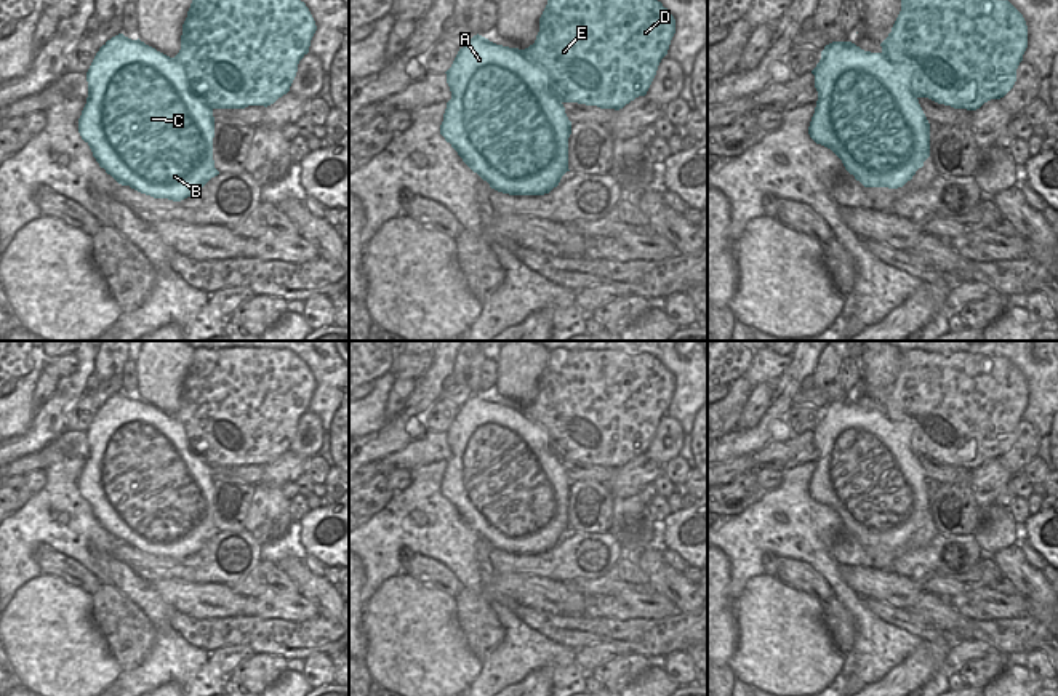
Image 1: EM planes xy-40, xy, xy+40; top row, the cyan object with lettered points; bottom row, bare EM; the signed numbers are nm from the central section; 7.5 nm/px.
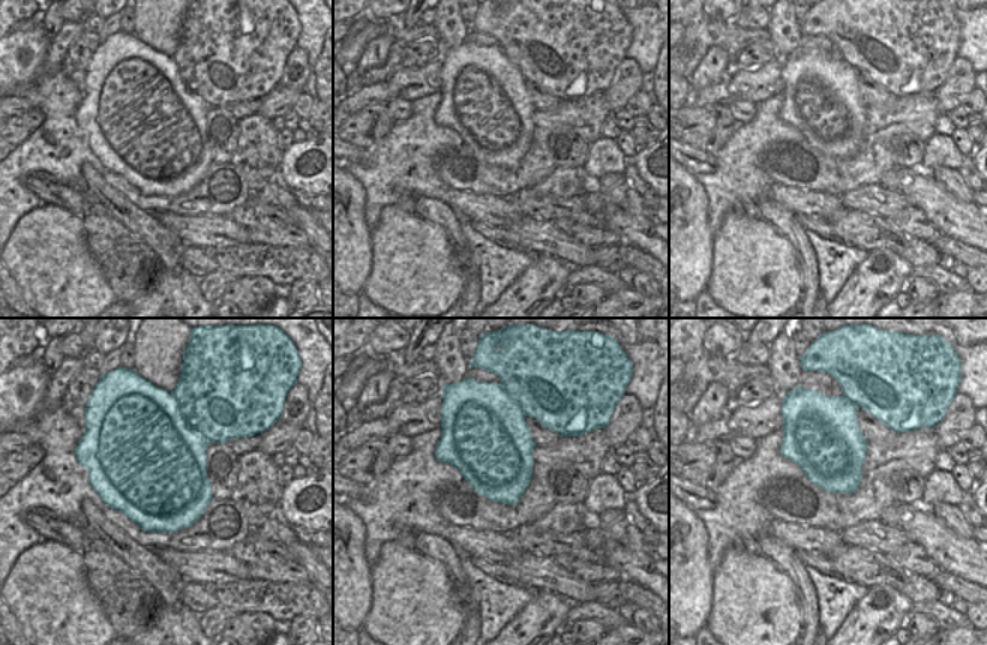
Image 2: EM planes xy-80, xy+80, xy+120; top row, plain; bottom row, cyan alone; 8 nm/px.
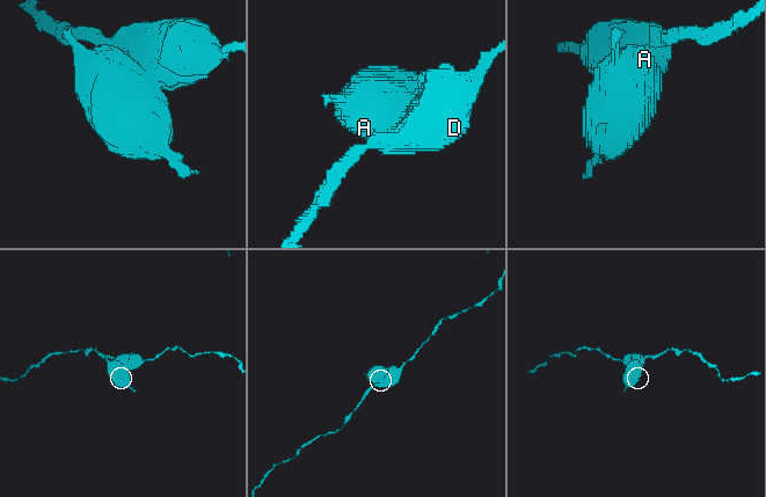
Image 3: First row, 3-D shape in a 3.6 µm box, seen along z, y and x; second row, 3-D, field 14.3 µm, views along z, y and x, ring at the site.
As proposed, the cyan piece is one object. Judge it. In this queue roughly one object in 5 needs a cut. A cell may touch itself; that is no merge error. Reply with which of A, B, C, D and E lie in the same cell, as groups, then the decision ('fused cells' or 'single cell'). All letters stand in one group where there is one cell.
A B C / D E; fused cells

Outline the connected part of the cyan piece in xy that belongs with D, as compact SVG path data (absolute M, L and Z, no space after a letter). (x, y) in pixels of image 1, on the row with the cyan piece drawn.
M547 0L536 40L522 54L547 72L562 102L619 110L645 96L675 34L675 19L658 0Z

